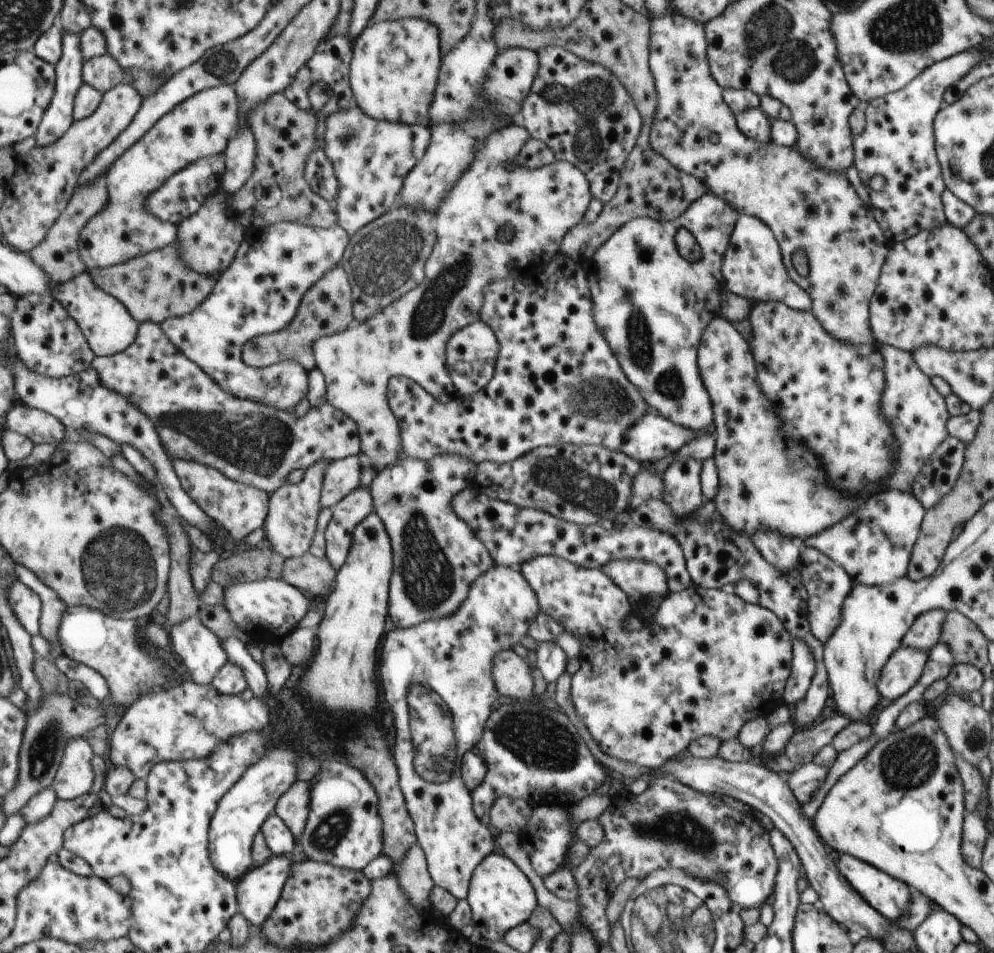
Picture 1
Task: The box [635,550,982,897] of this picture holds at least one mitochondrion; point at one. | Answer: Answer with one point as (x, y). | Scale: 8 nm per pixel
(911, 761)

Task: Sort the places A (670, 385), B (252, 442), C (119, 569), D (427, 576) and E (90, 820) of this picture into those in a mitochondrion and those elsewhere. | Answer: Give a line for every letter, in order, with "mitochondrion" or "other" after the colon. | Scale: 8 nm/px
A: mitochondrion
B: mitochondrion
C: mitochondrion
D: mitochondrion
E: other

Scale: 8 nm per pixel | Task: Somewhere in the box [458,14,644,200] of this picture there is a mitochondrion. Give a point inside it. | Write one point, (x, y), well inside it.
(595, 93)

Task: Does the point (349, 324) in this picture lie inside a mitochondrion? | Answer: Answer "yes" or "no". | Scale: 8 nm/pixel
no

